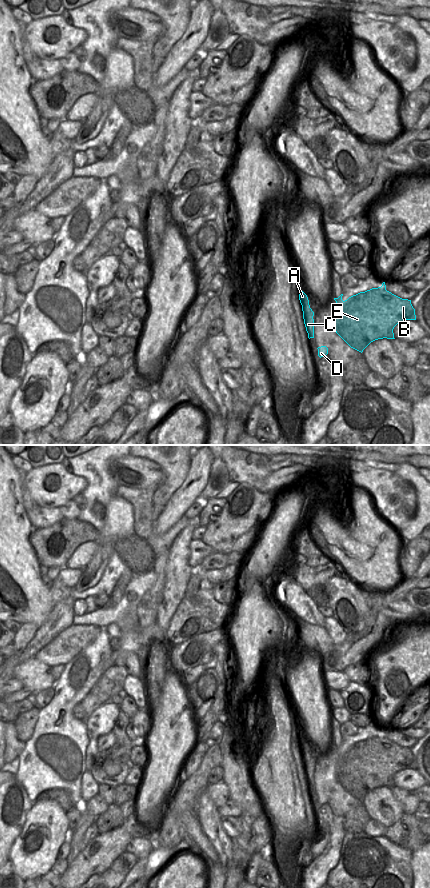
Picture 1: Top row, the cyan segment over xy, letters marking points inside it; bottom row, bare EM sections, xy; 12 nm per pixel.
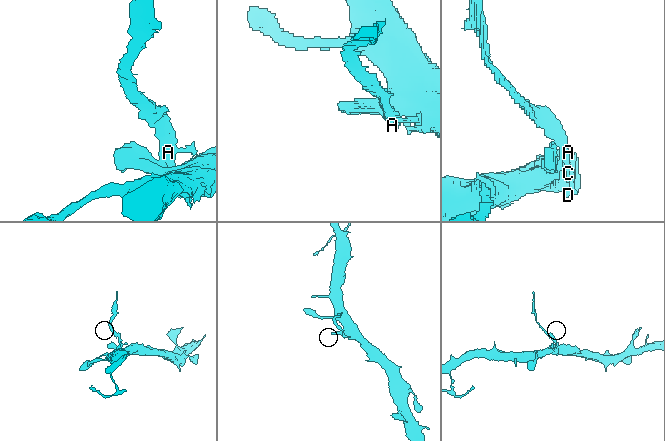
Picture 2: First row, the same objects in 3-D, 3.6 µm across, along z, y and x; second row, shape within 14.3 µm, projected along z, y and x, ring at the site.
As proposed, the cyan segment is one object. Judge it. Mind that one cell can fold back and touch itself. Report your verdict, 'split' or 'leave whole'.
split

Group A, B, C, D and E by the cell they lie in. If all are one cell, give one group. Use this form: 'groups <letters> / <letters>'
groups A C / B D E

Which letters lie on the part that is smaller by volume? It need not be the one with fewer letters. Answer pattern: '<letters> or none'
A, C

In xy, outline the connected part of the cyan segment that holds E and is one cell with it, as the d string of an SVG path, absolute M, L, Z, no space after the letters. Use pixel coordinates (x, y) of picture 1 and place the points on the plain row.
M385 730L381 735L372 736L332 753L335 764L336 781L353 797L363 798L378 787L395 787L394 775L405 768L416 768L415 757L411 748L402 747L386 738Z

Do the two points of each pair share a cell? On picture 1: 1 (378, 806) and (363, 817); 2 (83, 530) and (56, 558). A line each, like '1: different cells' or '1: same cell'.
1: different cells
2: same cell

